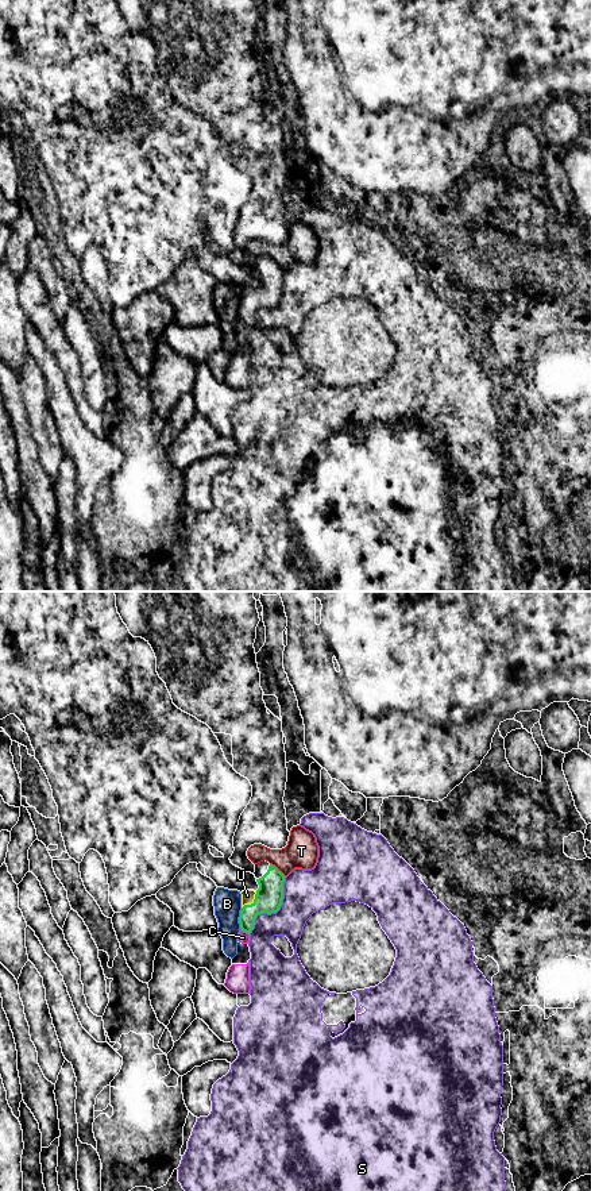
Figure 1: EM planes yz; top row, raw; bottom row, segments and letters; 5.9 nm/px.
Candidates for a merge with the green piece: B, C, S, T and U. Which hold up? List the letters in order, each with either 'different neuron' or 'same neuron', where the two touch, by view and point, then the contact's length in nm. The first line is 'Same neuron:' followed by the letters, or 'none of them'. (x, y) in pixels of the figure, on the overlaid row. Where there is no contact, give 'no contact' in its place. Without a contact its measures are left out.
Same neuron: U
B: different neuron; contact yz (239, 918); length 130 nm
C: different neuron; contact yz (244, 931); length 70 nm
S: different neuron; contact yz (274, 912); length 400 nm
T: different neuron; contact yz (277, 868); length 120 nm
U: same neuron; contact yz (251, 904); length 140 nm

